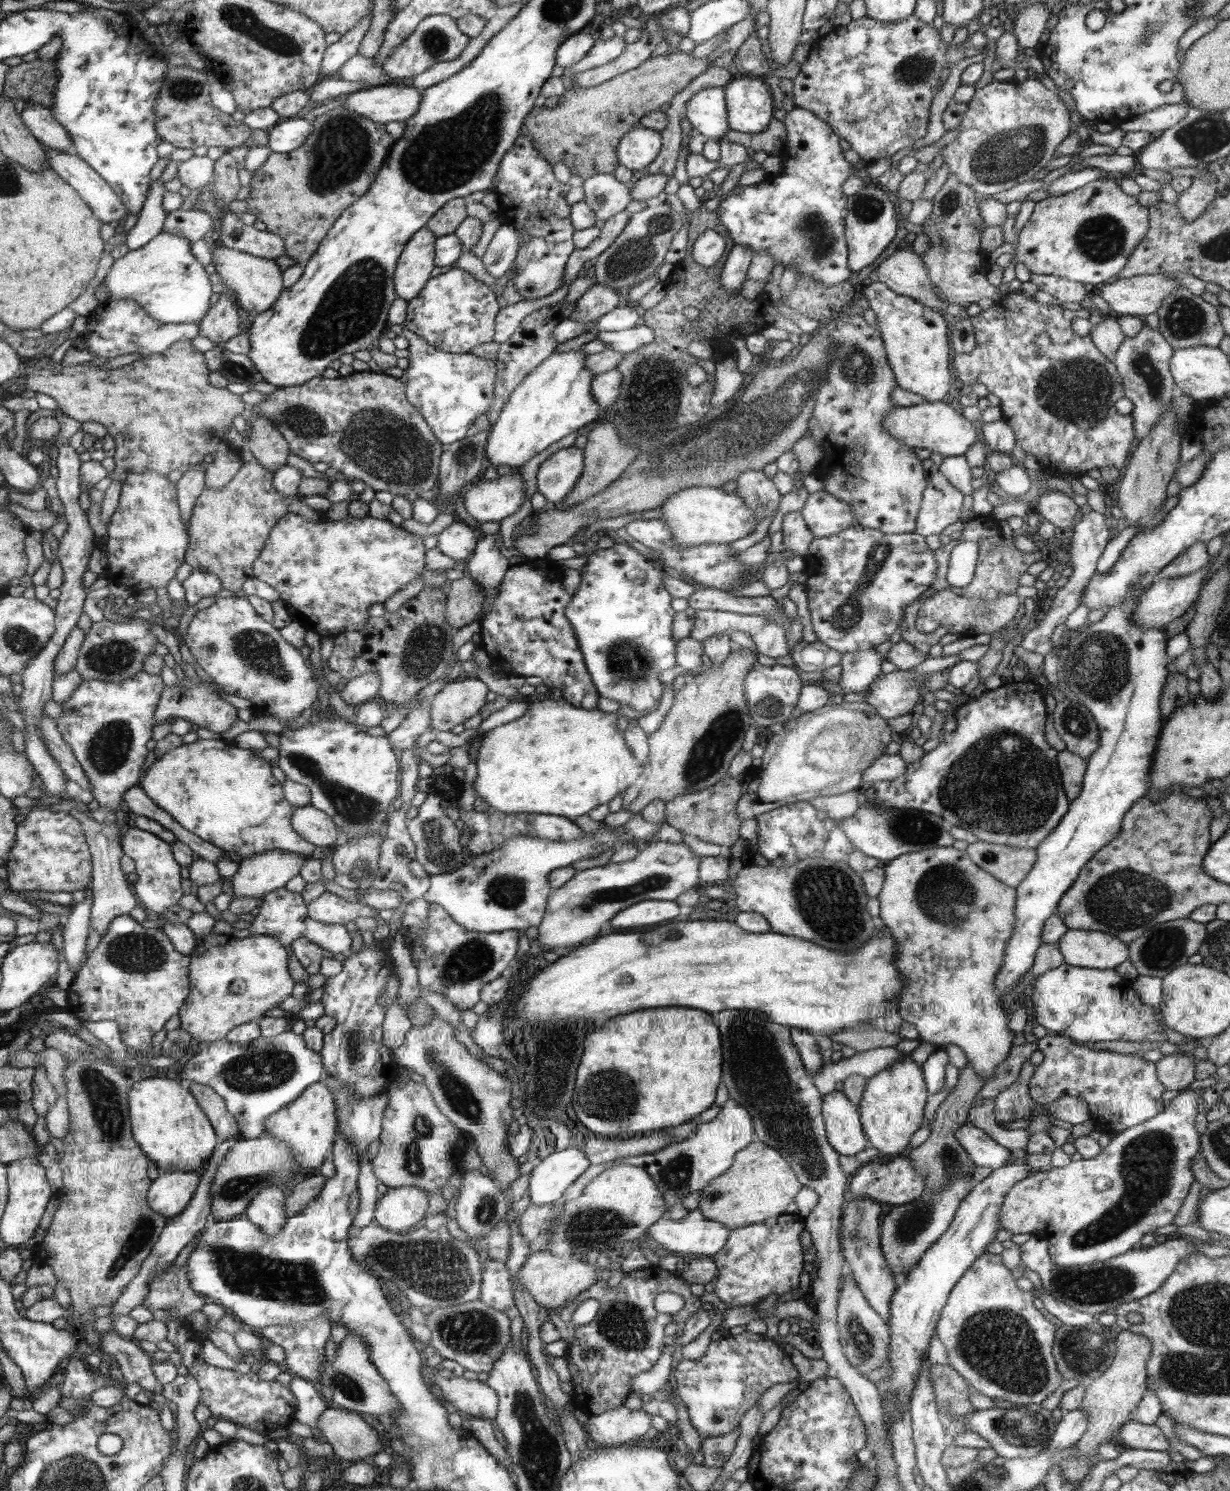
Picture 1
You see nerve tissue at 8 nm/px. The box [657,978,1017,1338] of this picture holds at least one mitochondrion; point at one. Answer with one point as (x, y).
(776, 1101)

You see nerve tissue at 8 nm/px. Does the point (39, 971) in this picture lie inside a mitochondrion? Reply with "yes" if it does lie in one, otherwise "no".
no

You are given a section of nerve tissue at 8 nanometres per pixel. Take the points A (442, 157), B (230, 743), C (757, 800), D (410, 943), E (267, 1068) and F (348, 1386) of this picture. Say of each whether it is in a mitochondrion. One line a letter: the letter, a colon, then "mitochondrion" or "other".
A: mitochondrion
B: other
C: other
D: other
E: mitochondrion
F: mitochondrion

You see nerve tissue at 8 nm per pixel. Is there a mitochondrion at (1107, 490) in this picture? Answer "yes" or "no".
no

